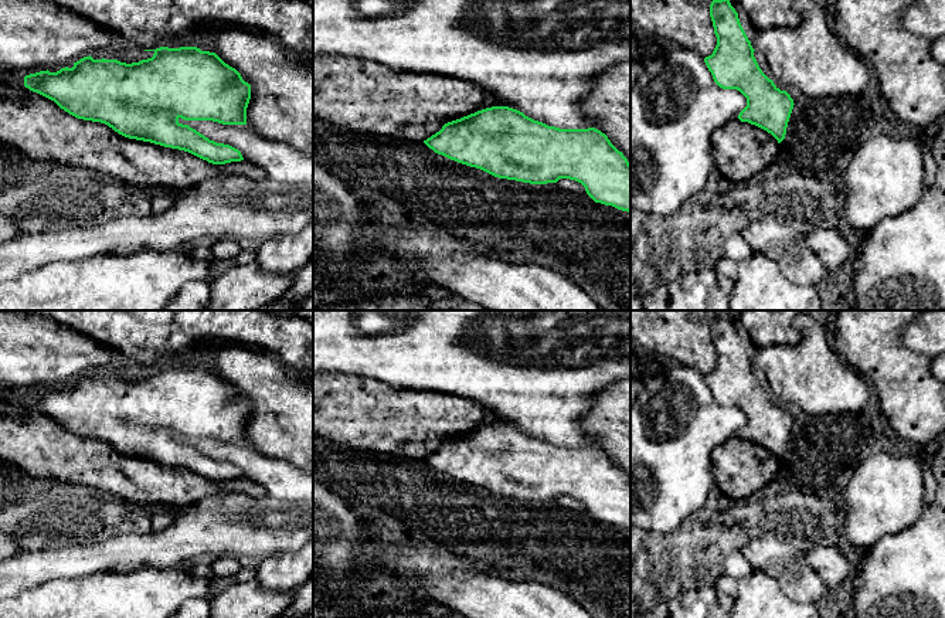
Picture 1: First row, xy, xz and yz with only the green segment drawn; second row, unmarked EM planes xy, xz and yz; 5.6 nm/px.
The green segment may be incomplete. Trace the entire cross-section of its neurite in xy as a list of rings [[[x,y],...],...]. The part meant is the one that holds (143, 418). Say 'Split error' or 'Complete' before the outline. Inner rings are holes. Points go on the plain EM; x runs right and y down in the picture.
Complete. [[[160,364],[145,369],[154,371],[152,376],[132,381],[84,374],[74,380],[72,386],[26,393],[24,404],[54,418],[69,432],[105,441],[125,455],[184,468],[213,482],[244,478],[238,466],[210,458],[188,442],[179,439],[181,435],[222,442],[247,442],[251,403],[242,397],[241,391],[215,370],[201,369],[197,364]]]

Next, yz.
Complete. [[[713,316],[710,335],[717,363],[704,380],[714,400],[723,407],[737,407],[747,415],[747,424],[738,432],[741,439],[766,448],[781,461],[786,452],[793,417],[759,386],[755,367],[728,316]]]

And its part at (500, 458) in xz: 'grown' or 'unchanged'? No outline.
unchanged

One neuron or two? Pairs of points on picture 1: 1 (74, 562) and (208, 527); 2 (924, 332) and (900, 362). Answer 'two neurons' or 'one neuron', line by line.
1: one neuron
2: two neurons

